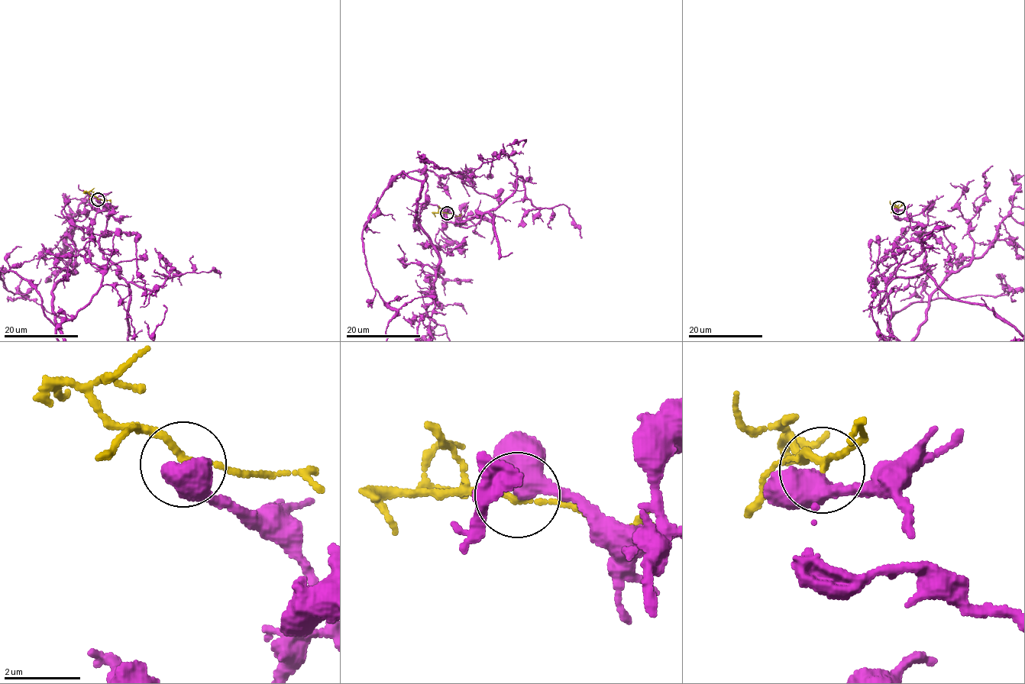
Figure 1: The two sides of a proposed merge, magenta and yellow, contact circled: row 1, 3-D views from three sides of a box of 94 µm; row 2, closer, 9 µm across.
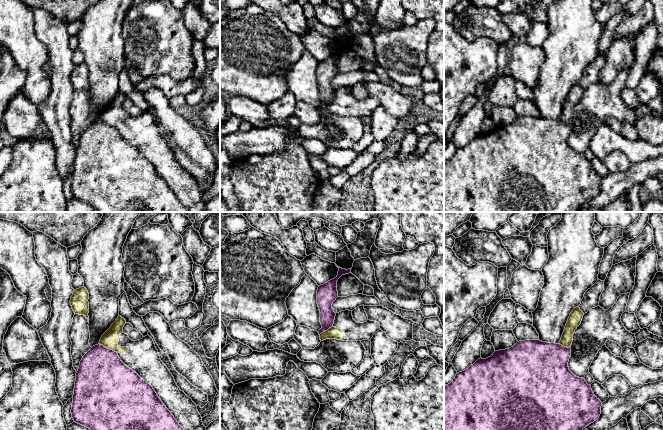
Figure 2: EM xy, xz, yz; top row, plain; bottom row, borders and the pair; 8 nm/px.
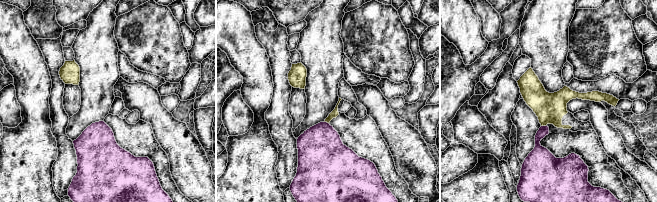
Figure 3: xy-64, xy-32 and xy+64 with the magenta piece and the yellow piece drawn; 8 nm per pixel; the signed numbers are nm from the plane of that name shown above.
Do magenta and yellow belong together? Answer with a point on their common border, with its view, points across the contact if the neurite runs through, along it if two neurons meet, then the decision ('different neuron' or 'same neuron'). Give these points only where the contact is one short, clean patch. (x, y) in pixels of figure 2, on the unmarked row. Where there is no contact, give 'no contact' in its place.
contact xy (107, 124); border xy (99, 119), (117, 128); different neuron

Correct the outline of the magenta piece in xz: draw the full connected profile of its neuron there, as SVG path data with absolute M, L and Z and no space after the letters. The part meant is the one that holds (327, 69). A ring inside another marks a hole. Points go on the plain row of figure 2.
M340 43L336 54L320 61L317 66L317 80L320 86L320 99L322 104L318 107L319 111L329 104L333 103L336 89L332 84L333 78L338 73L337 57L345 50L351 49L351 45L342 45Z

